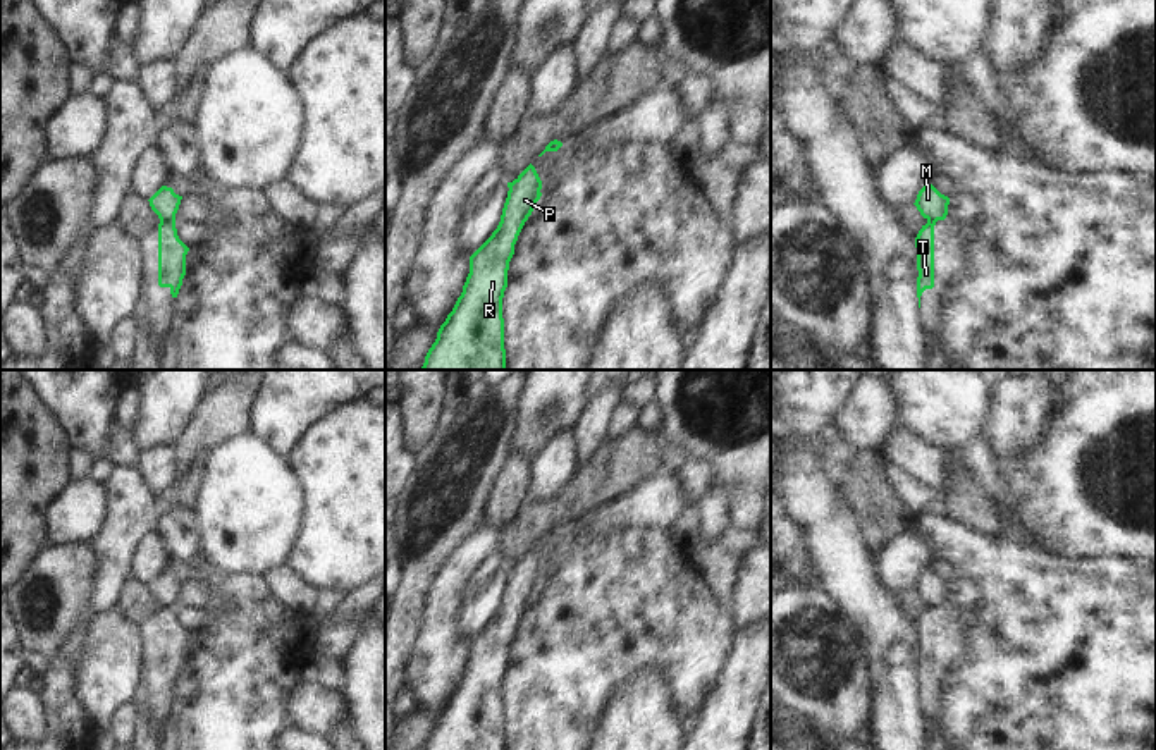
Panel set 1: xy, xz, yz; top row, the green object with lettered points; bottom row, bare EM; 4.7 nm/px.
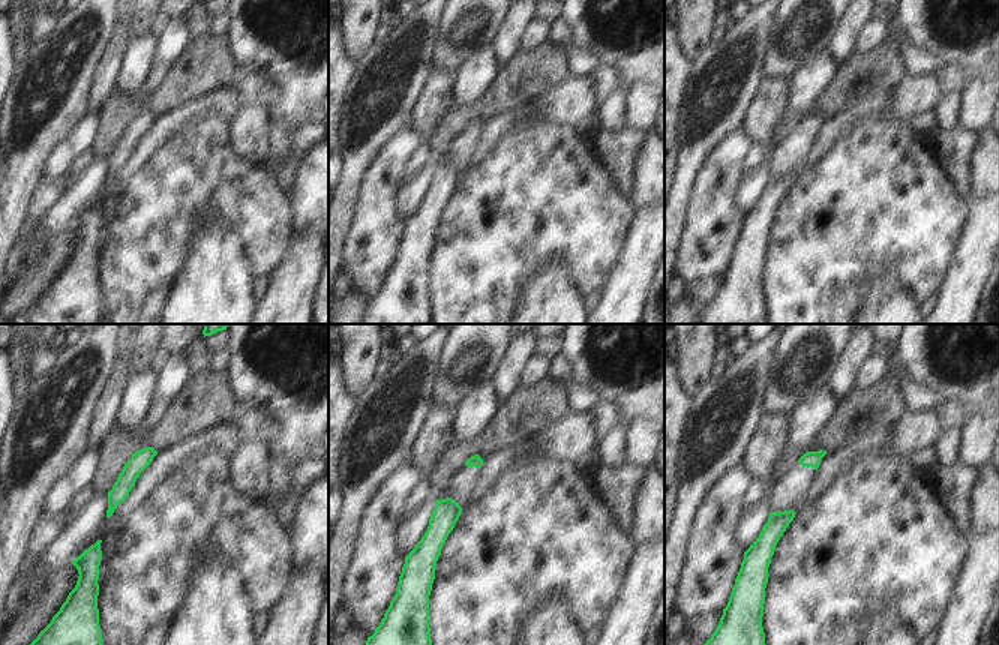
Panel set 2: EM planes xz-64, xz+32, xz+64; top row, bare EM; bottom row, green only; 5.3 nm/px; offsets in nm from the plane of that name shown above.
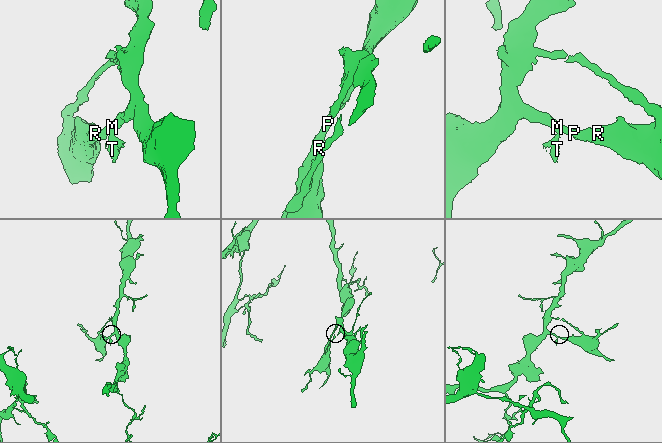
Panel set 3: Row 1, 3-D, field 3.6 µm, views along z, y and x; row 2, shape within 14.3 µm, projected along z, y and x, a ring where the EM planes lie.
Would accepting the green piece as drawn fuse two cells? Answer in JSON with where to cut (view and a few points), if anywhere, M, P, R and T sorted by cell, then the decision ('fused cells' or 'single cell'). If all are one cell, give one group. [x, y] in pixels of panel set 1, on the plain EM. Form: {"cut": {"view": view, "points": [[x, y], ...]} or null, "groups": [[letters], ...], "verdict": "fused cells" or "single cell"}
{"cut": {"view": "xy", "points": [[160, 606], [174, 609]]}, "groups": [["M", "P", "R"], ["T"]], "verdict": "fused cells"}

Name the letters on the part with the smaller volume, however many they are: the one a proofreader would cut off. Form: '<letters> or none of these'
T

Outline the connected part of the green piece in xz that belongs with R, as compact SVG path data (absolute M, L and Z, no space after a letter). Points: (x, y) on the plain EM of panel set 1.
M530 549L513 568L501 607L470 642L470 659L423 750L506 750L502 683L518 621L542 578Z

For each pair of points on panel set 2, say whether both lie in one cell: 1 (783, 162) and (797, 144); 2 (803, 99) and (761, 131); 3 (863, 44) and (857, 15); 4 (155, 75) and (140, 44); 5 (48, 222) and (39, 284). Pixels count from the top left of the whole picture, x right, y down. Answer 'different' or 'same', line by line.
1: same
2: different
3: different
4: different
5: different

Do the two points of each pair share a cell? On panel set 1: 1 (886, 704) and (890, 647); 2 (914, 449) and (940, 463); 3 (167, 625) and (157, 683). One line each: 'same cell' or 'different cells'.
1: same cell
2: same cell
3: same cell

